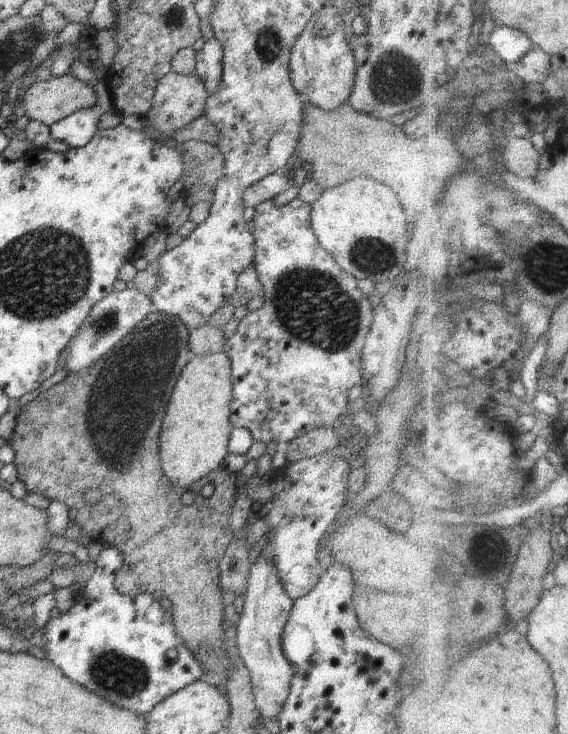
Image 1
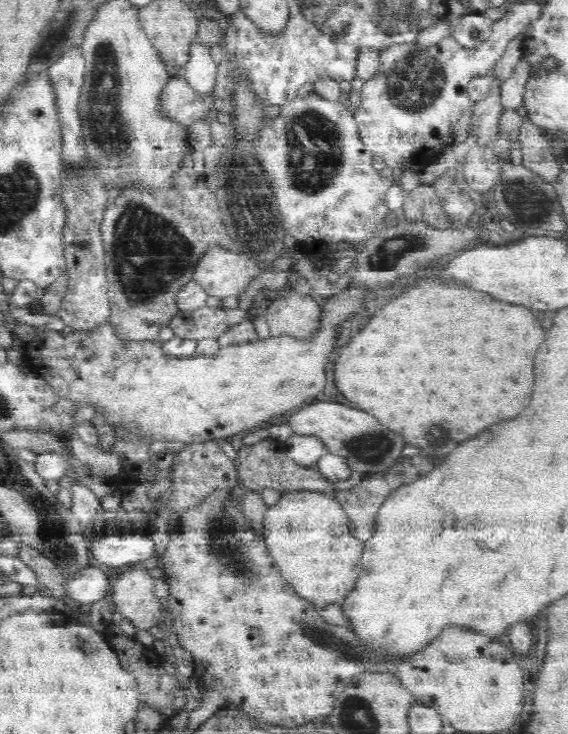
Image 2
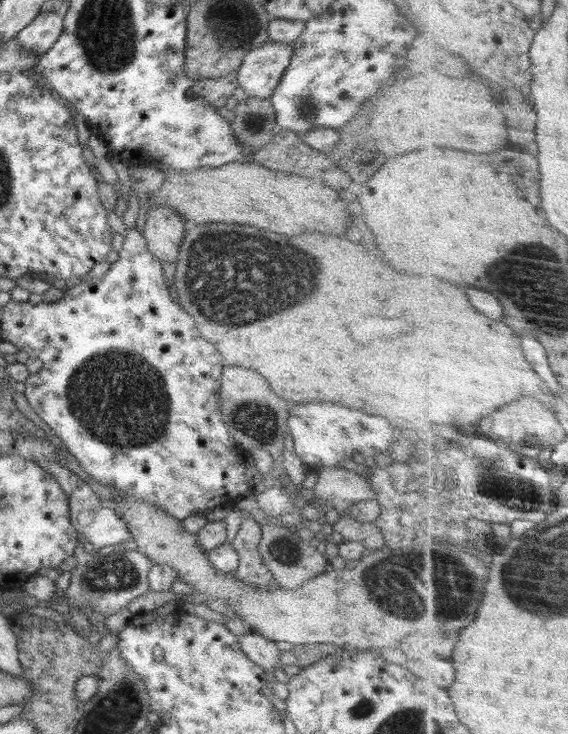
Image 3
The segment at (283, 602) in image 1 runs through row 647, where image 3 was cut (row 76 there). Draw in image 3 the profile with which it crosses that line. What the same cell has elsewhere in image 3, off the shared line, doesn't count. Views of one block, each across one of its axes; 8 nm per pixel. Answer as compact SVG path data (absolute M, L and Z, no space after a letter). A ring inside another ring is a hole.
M269 41L253 48L237 69L237 84L248 97L265 99L272 96L291 62L293 48L287 43Z

